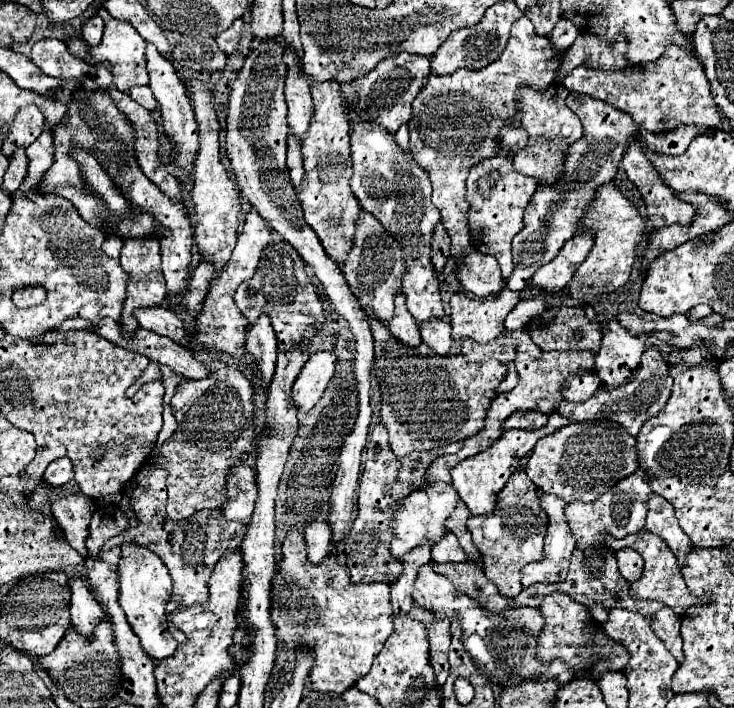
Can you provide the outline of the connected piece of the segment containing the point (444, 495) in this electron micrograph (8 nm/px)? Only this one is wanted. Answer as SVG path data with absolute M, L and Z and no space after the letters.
M435 484L435 486L429 486L425 490L419 490L407 496L401 510L395 514L391 554L395 558L401 558L403 554L407 554L407 550L413 550L415 546L421 546L423 542L429 542L431 546L437 544L447 534L445 522L455 510L457 502L459 502L459 494L453 488L453 484Z

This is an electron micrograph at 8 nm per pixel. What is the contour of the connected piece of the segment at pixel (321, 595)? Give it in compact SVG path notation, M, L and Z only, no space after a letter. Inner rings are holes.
M289 530L283 552L279 574L273 576L271 582L273 598L271 598L271 620L277 628L277 638L285 642L287 648L307 646L315 654L315 666L311 668L311 688L319 692L345 692L351 688L361 676L371 670L375 656L381 652L385 640L391 636L393 630L393 608L389 600L389 584L353 584L349 580L347 566L339 564L335 556L327 556L321 564L309 564L305 554L305 540L303 534L297 530Z

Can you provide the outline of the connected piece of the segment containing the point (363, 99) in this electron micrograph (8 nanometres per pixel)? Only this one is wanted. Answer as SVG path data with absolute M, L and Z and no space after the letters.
M395 54L395 58L383 58L383 62L379 62L371 74L365 74L347 86L341 86L341 96L343 100L355 100L355 106L361 110L363 120L375 122L387 128L387 132L397 132L399 126L411 118L411 102L427 84L427 74L431 74L427 56Z

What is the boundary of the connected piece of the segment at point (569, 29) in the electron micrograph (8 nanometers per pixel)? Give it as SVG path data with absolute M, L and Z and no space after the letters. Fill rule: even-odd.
M561 18L561 20L557 22L557 26L555 26L555 30L551 32L549 42L551 42L551 46L555 46L557 50L567 50L567 48L573 44L573 40L577 38L577 34L579 34L579 28L577 28L575 24L571 24L569 20Z

